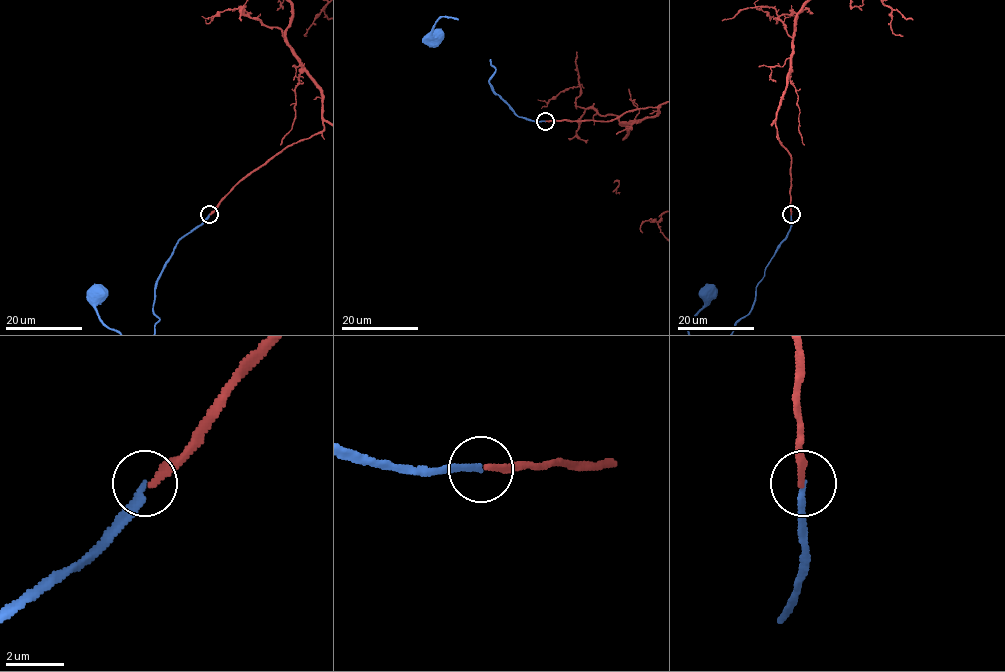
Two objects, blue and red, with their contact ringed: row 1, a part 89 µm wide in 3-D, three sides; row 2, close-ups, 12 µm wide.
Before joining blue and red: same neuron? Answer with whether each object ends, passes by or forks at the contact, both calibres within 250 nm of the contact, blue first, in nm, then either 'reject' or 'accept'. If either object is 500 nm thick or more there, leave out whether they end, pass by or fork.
blue ends; red ends; calibres 200 and 200 nm; accept

